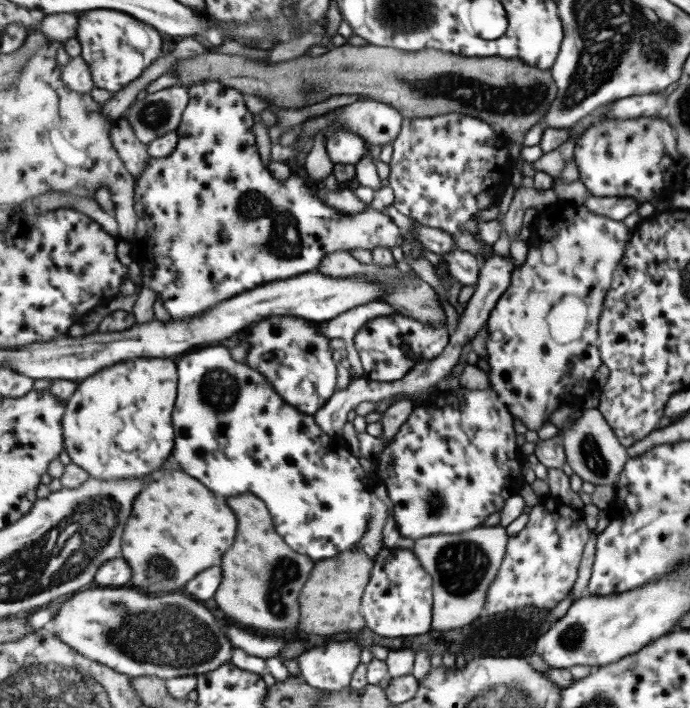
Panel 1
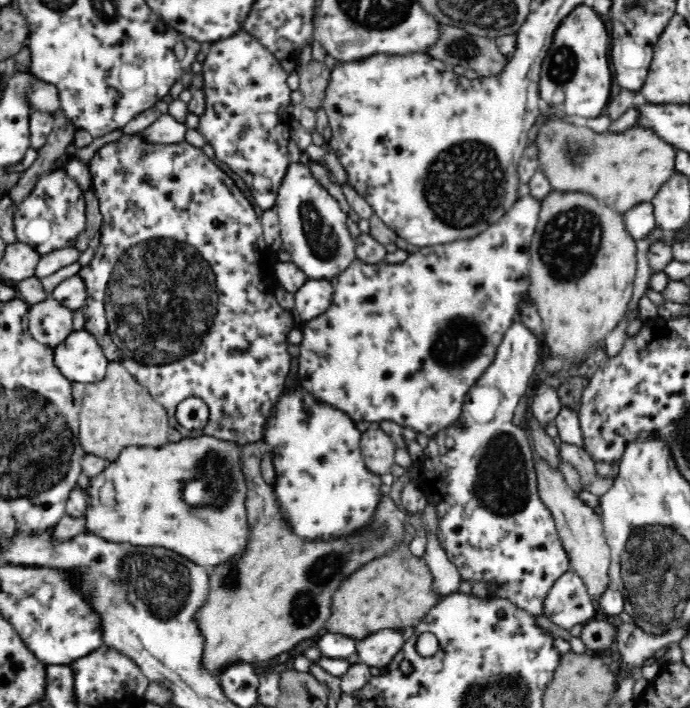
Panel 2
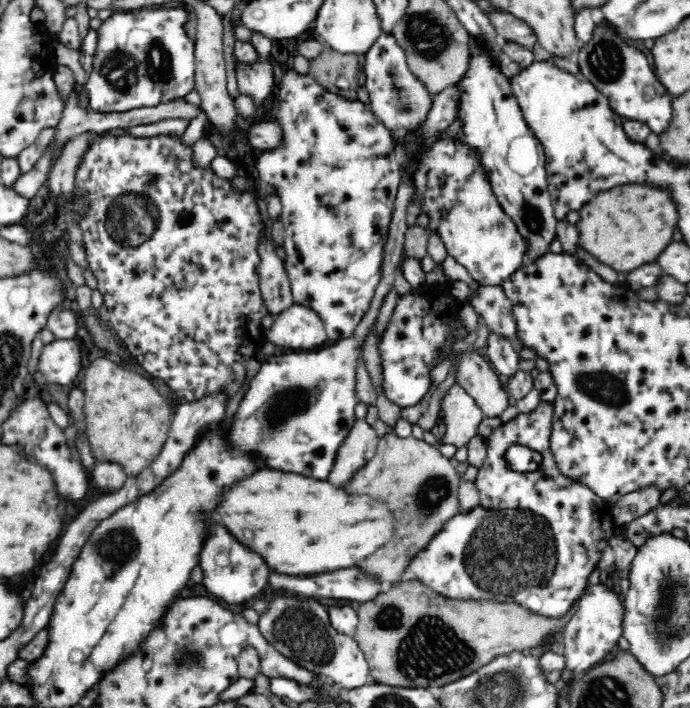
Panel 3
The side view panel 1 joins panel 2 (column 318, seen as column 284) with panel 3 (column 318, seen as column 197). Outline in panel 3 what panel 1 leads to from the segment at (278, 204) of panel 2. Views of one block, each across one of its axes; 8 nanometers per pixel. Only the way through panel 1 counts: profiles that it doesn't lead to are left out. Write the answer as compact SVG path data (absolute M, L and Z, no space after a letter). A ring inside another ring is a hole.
M292 68L282 77L275 92L282 101L280 112L278 112L278 123L284 131L283 143L274 152L259 153L257 168L260 171L261 180L266 184L273 185L281 200L281 215L278 218L284 223L284 229L286 229L282 246L287 254L284 261L290 281L292 300L298 305L311 308L322 319L327 336L332 340L341 341L354 334L356 326L370 308L375 290L382 278L385 246L390 234L397 190L402 180L401 157L398 147L392 139L392 134L382 122L375 118L367 105L360 101L350 102L343 97L334 96L331 92L326 91L315 78L312 78L312 75L298 74Z

